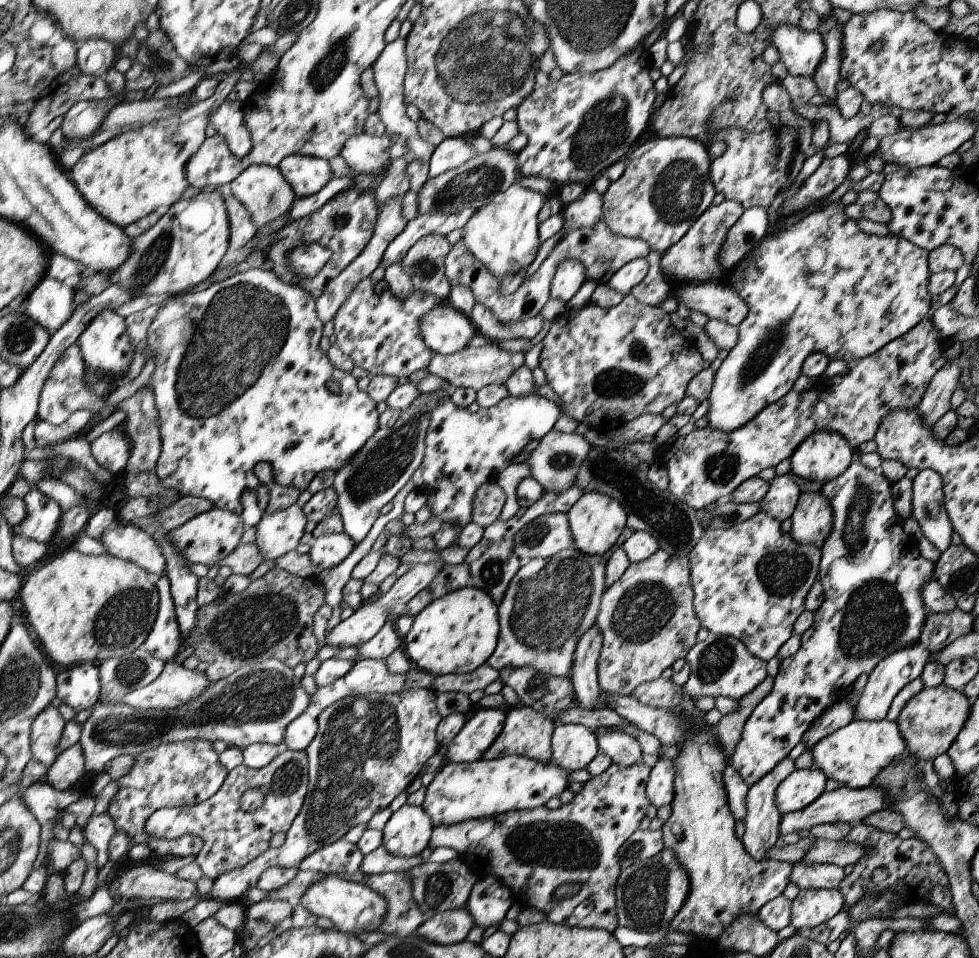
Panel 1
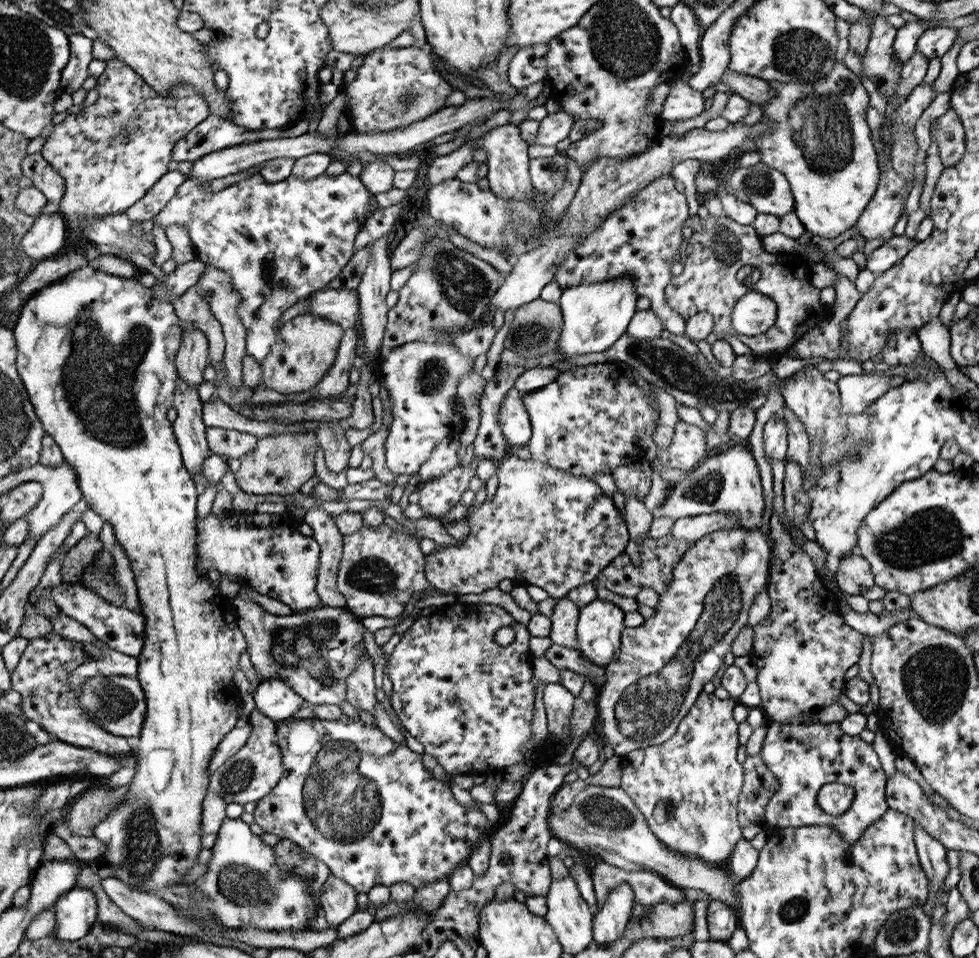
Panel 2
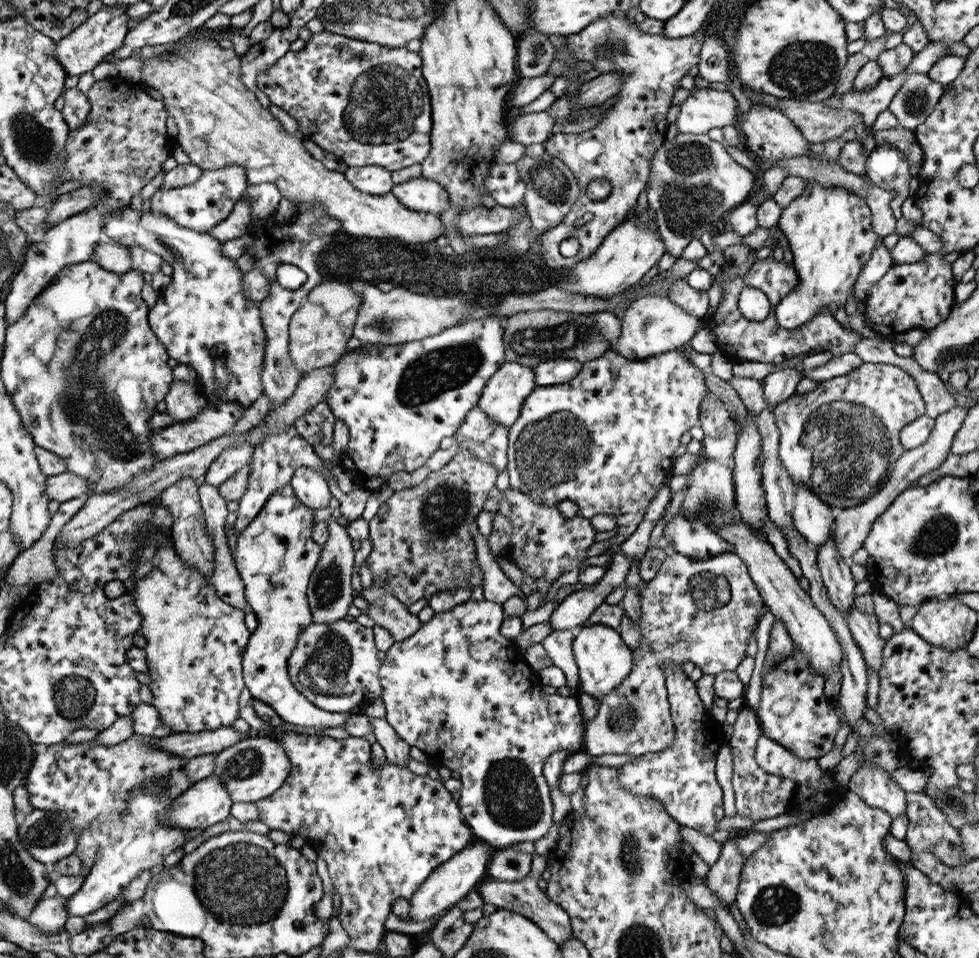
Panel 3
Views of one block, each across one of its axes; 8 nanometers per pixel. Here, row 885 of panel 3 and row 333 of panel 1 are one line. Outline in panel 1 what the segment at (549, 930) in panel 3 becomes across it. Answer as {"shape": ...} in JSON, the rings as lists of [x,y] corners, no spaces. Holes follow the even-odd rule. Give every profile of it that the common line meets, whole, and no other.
{"shape":[[[475,304],[470,314],[470,319],[477,328],[477,332],[482,336],[498,343],[503,340],[526,338],[532,340],[542,330],[544,318],[537,314],[534,318],[520,320],[514,324],[505,324],[500,322],[496,316],[484,308],[482,304]]]}

